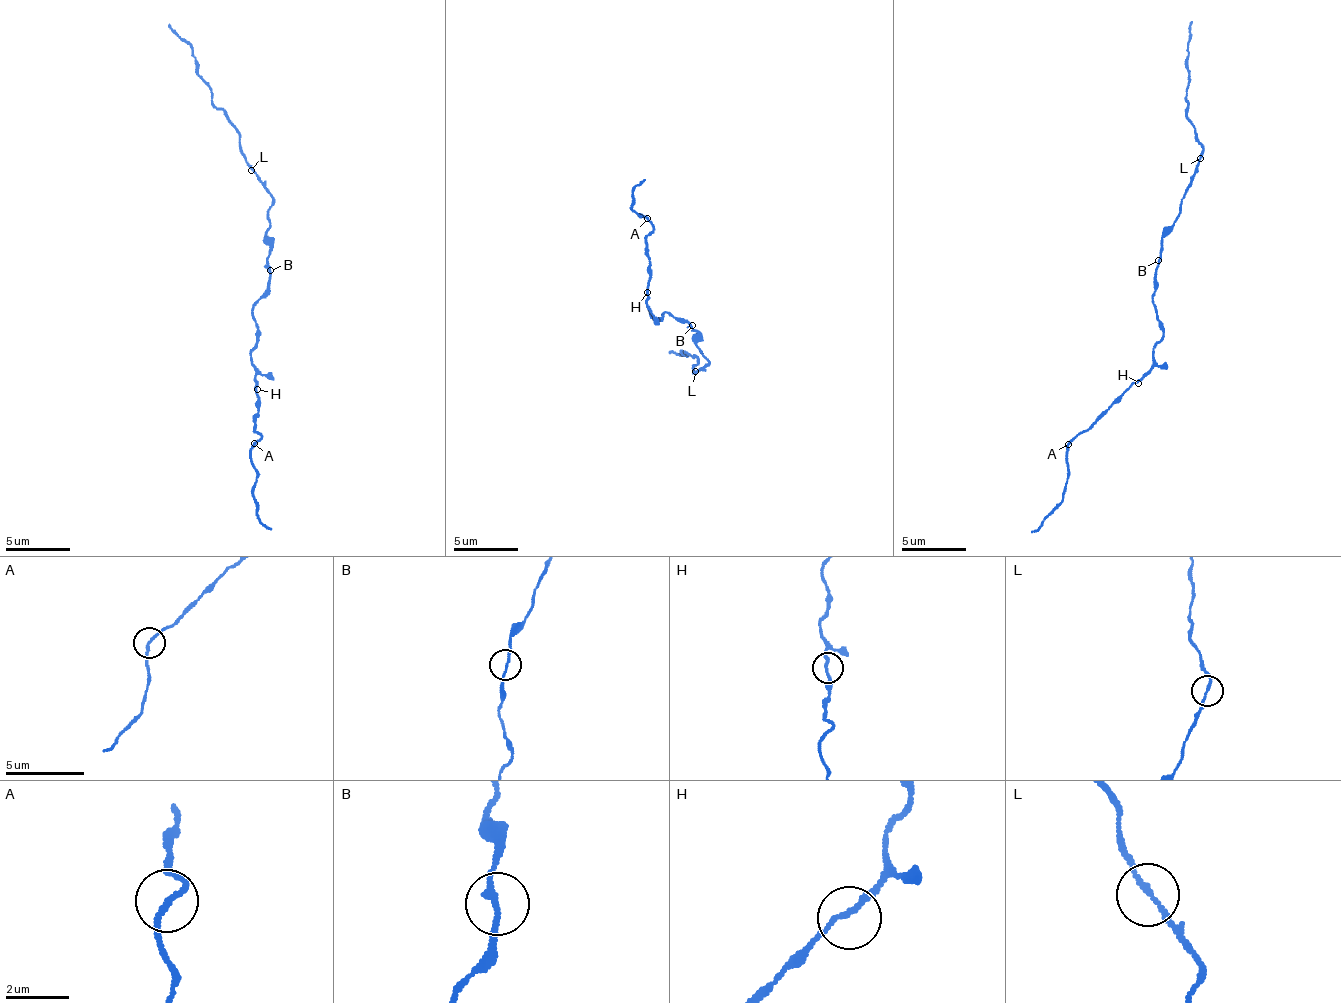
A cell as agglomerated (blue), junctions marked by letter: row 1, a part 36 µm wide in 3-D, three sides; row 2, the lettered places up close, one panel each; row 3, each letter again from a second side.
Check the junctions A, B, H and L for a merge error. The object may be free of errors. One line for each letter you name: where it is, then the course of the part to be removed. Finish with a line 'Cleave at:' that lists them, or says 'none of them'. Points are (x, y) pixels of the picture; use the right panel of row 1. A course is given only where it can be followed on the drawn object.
Cleave at: none of them

